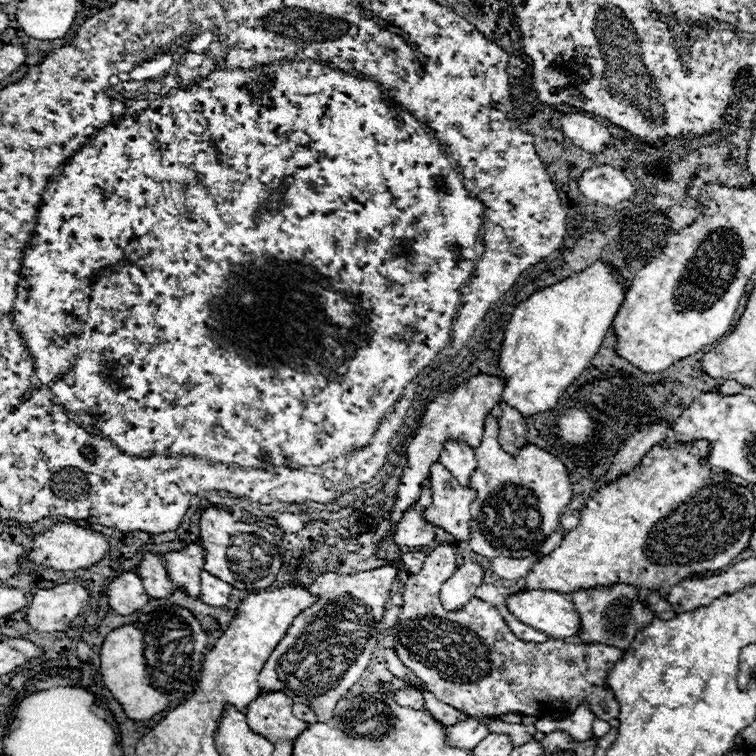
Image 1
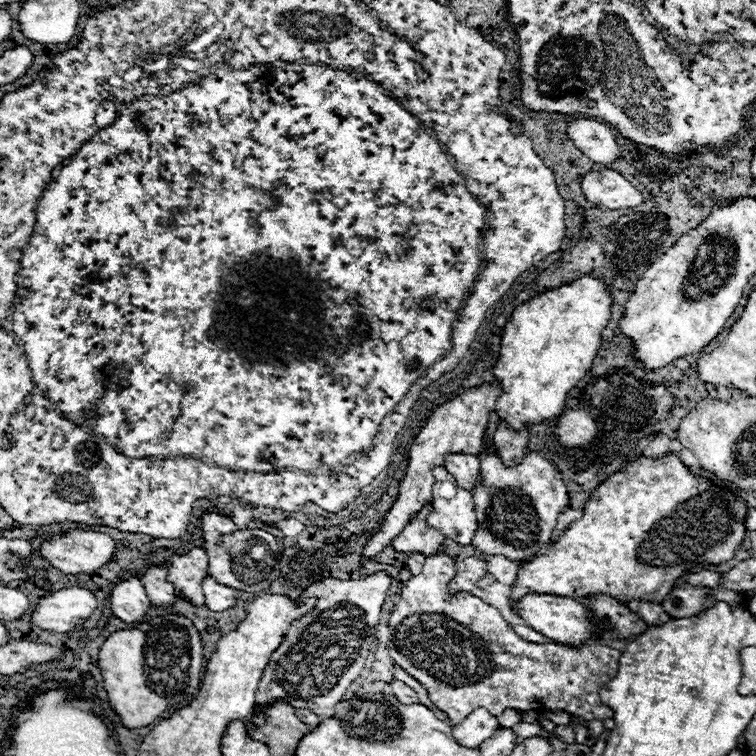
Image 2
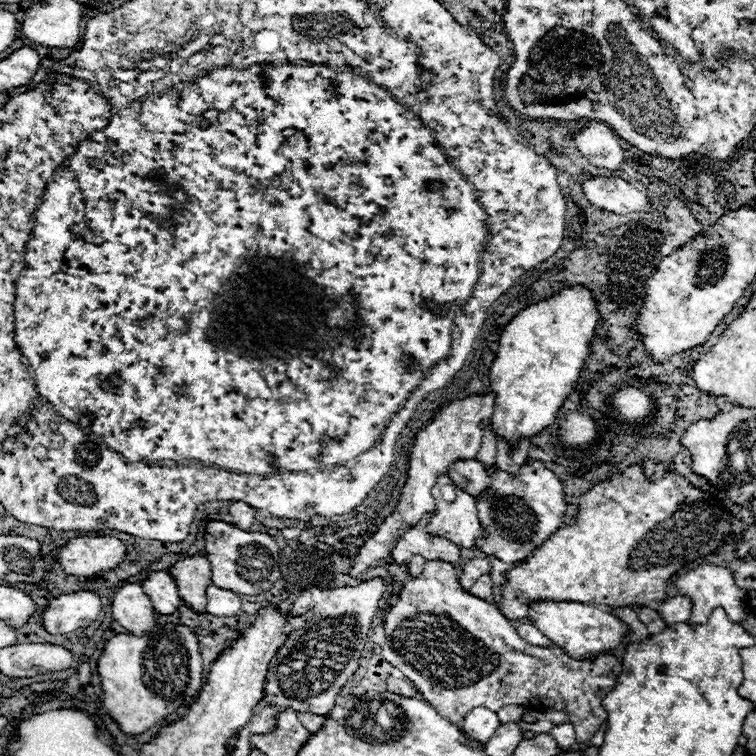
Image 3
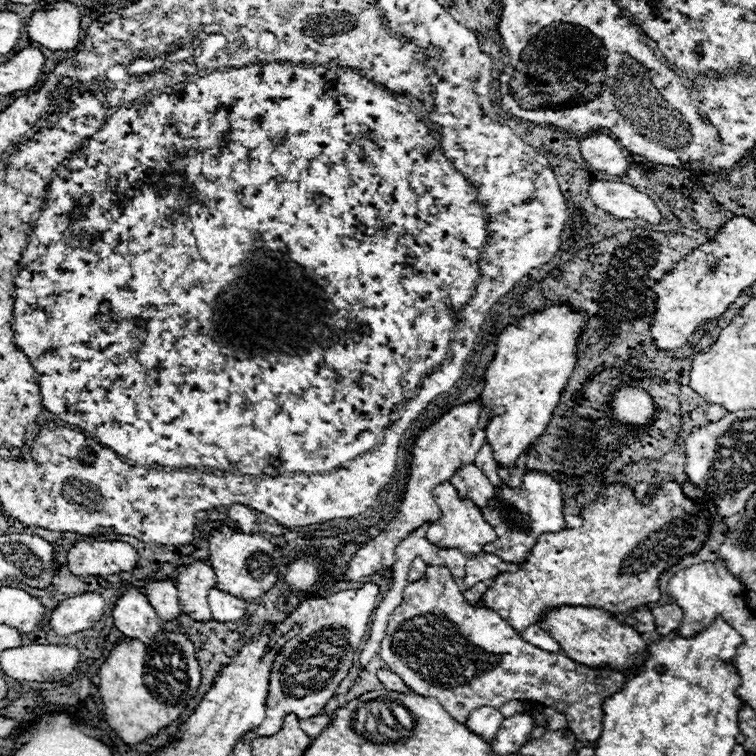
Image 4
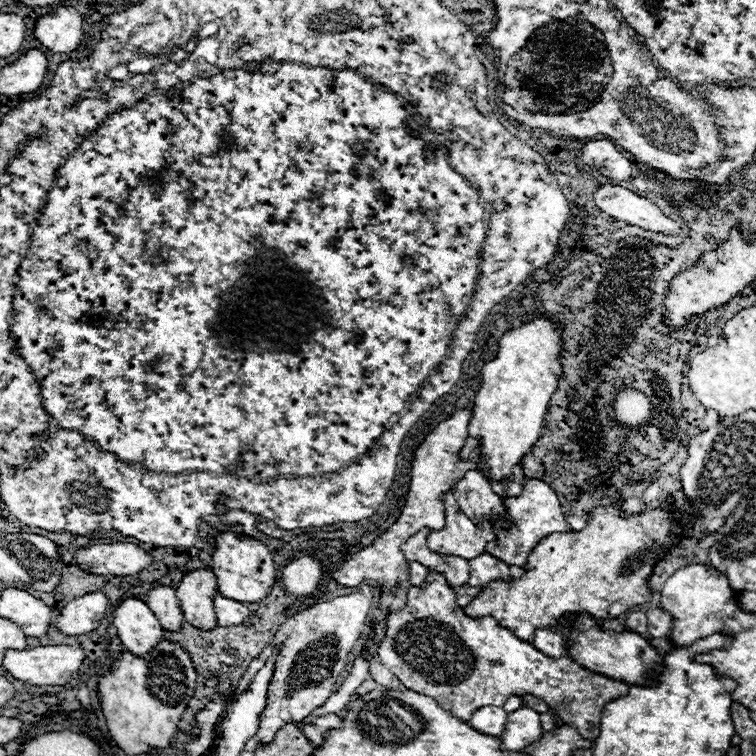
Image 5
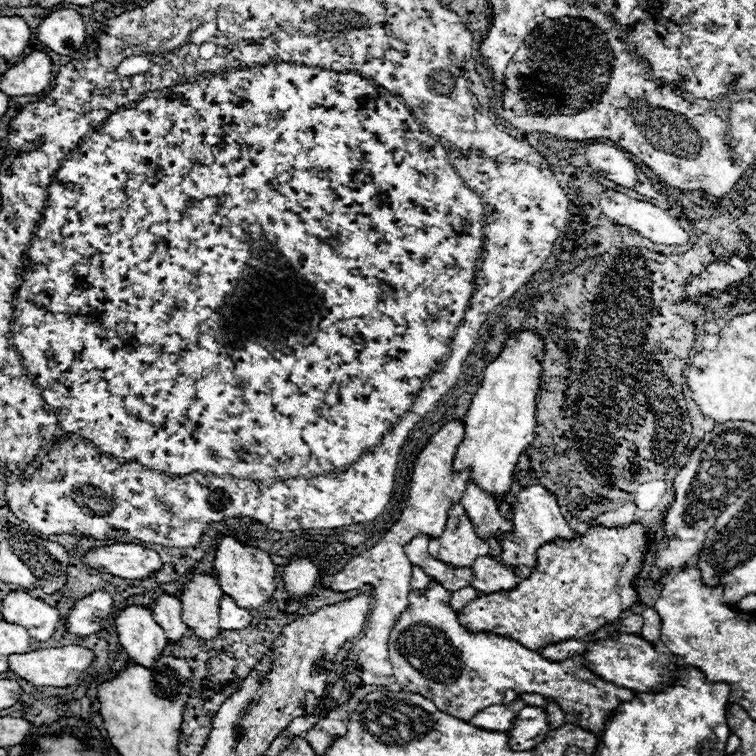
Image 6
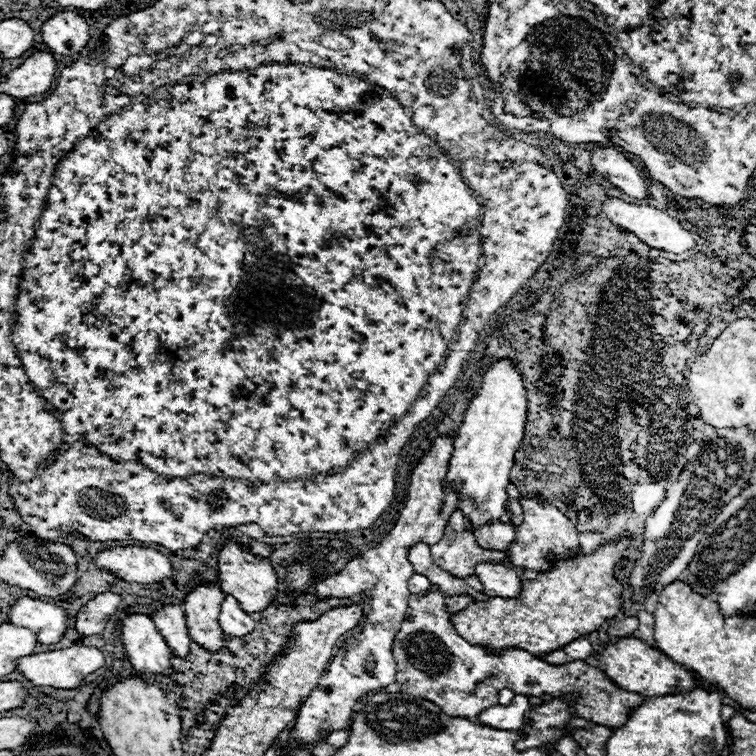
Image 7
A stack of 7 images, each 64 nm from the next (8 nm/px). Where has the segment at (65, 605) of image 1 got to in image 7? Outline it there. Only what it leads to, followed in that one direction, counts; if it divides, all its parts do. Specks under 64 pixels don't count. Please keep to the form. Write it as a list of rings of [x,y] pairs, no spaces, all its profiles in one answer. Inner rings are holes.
[[[104,592],[98,594],[96,598],[92,598],[76,616],[76,632],[84,634],[84,636],[94,636],[94,634],[102,634],[106,628],[106,622],[112,614],[116,614],[118,606],[122,602],[122,596],[112,594],[112,592]]]

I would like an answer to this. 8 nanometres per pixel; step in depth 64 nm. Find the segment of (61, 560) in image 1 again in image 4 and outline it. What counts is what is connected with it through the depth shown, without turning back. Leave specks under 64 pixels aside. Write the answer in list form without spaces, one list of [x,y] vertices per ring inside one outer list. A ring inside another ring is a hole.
[[[76,542],[68,552],[70,572],[78,576],[104,576],[136,568],[138,552],[126,542]]]

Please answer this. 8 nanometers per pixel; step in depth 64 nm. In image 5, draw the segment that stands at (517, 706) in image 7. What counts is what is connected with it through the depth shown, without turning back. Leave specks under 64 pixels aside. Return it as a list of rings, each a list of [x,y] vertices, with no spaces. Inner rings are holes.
[[[484,706],[480,710],[476,710],[472,714],[472,718],[468,720],[468,724],[482,732],[482,734],[490,734],[490,736],[500,736],[506,728],[506,720],[508,720],[508,712],[504,708],[496,708],[496,706]]]

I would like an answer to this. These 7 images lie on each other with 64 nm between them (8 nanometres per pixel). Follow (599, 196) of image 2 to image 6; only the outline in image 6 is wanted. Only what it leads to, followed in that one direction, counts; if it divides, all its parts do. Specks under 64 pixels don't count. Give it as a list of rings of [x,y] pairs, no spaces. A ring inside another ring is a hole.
[[[606,190],[600,196],[600,208],[612,222],[640,232],[654,244],[686,246],[690,242],[688,232],[680,228],[672,216],[650,202],[632,200],[622,192]]]

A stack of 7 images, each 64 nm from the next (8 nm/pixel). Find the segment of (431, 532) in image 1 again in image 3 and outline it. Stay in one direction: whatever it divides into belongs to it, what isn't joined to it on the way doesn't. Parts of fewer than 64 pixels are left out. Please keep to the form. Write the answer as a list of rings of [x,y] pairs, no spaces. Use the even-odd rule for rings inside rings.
[[[420,520],[416,526],[412,526],[412,530],[402,534],[396,548],[392,550],[394,562],[398,566],[408,568],[410,558],[420,554],[426,560],[444,560],[458,568],[464,562],[460,548],[452,546],[452,542],[444,542],[444,538],[436,538],[436,536],[428,534],[426,524],[428,524],[426,520]]]

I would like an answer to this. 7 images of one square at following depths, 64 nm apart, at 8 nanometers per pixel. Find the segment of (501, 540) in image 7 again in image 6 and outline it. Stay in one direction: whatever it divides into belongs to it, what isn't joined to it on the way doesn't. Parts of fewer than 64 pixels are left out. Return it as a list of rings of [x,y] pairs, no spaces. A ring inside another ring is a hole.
[[[468,482],[460,504],[472,520],[478,538],[488,540],[496,538],[498,534],[512,534],[512,522],[500,514],[500,510],[494,504],[494,498],[484,494],[474,482]]]

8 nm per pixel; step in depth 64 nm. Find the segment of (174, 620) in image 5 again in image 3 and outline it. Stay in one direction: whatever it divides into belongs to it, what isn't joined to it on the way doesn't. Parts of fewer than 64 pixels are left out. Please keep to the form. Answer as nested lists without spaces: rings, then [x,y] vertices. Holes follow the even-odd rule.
[[[162,570],[152,572],[148,576],[148,580],[142,582],[142,588],[148,594],[148,598],[158,614],[174,614],[178,610],[178,606],[182,604],[180,596],[178,596],[178,588],[168,572],[162,572]]]

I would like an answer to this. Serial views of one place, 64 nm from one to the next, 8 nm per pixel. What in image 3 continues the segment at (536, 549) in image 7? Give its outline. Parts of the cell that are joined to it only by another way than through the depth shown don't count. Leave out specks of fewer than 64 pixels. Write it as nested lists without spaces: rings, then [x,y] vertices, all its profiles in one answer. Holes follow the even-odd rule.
[[[528,462],[520,468],[518,476],[496,470],[490,478],[492,486],[482,498],[476,500],[478,518],[488,534],[488,538],[478,542],[478,548],[488,556],[500,558],[502,562],[522,562],[534,552],[536,546],[540,546],[562,526],[562,516],[566,514],[562,482],[542,462]]]

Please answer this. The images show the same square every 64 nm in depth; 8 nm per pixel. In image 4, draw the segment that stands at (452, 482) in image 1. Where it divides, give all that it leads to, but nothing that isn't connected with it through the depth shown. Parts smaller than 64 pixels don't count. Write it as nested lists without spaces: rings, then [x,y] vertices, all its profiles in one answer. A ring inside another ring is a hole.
[[[450,482],[444,484],[444,486],[438,486],[438,488],[434,490],[434,498],[436,498],[438,506],[442,508],[440,522],[432,524],[432,526],[428,528],[428,534],[426,534],[426,538],[428,538],[434,546],[438,546],[438,548],[458,548],[462,554],[466,554],[466,556],[470,558],[470,556],[482,554],[484,544],[494,542],[496,534],[494,534],[492,526],[482,518],[480,510],[478,510],[476,506],[472,506],[472,502],[458,498],[458,494],[456,494],[456,490],[454,490],[454,486],[452,486]]]

